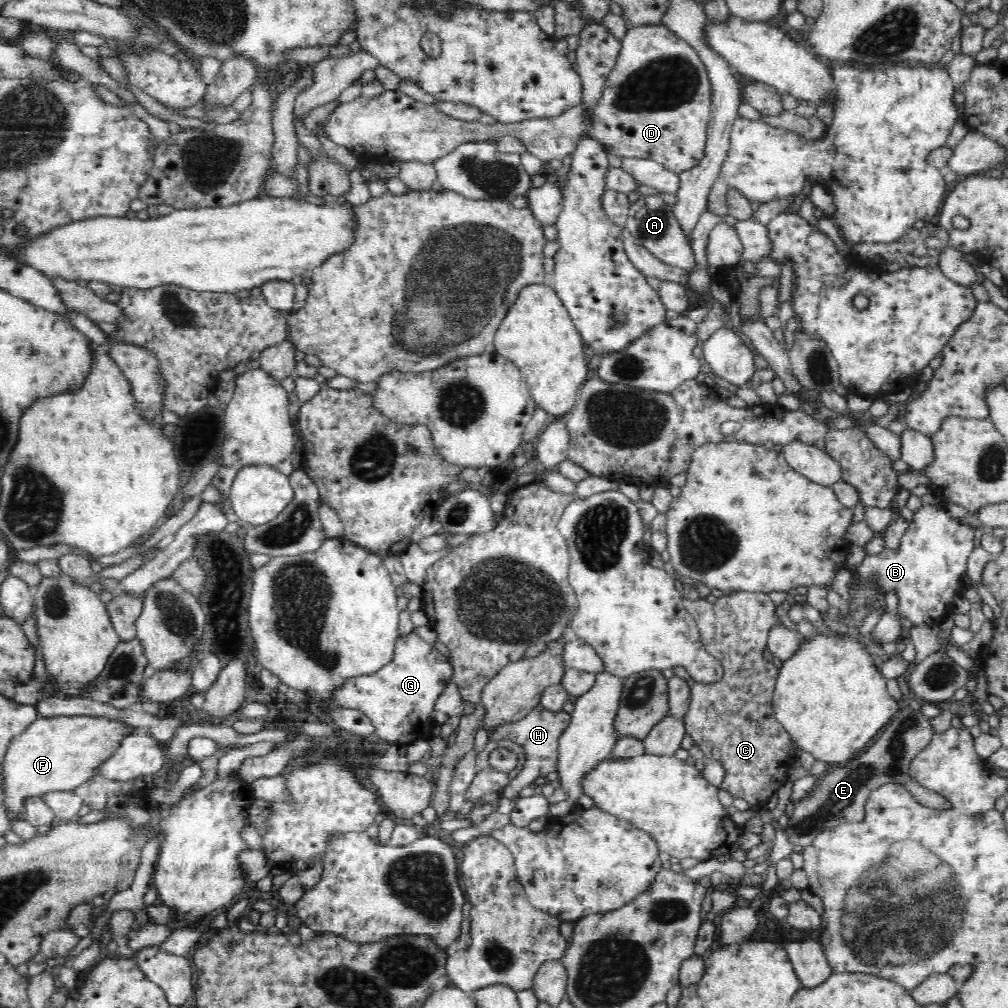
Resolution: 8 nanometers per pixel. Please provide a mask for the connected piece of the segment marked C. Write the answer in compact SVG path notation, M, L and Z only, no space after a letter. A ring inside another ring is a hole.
M746 592L715 593L710 600L696 601L684 599L685 609L692 615L697 628L698 640L704 651L716 660L723 669L721 677L711 683L695 681L684 667L674 668L674 674L689 684L688 708L684 714L685 734L702 750L705 759L716 760L724 768L716 790L724 791L734 800L742 800L746 806L759 807L784 785L788 768L796 764L798 743L792 740L787 730L776 720L771 707L771 690L777 675L776 664L763 656L765 630L770 623L778 621L775 615L775 602L769 594Z

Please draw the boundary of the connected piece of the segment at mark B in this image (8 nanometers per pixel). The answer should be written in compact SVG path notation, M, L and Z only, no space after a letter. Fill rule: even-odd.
M921 505L914 518L898 538L896 548L884 546L878 554L864 556L847 570L853 580L866 582L881 597L896 594L898 610L914 625L938 628L954 611L954 600L966 590L968 556L974 549L974 530L945 509Z

